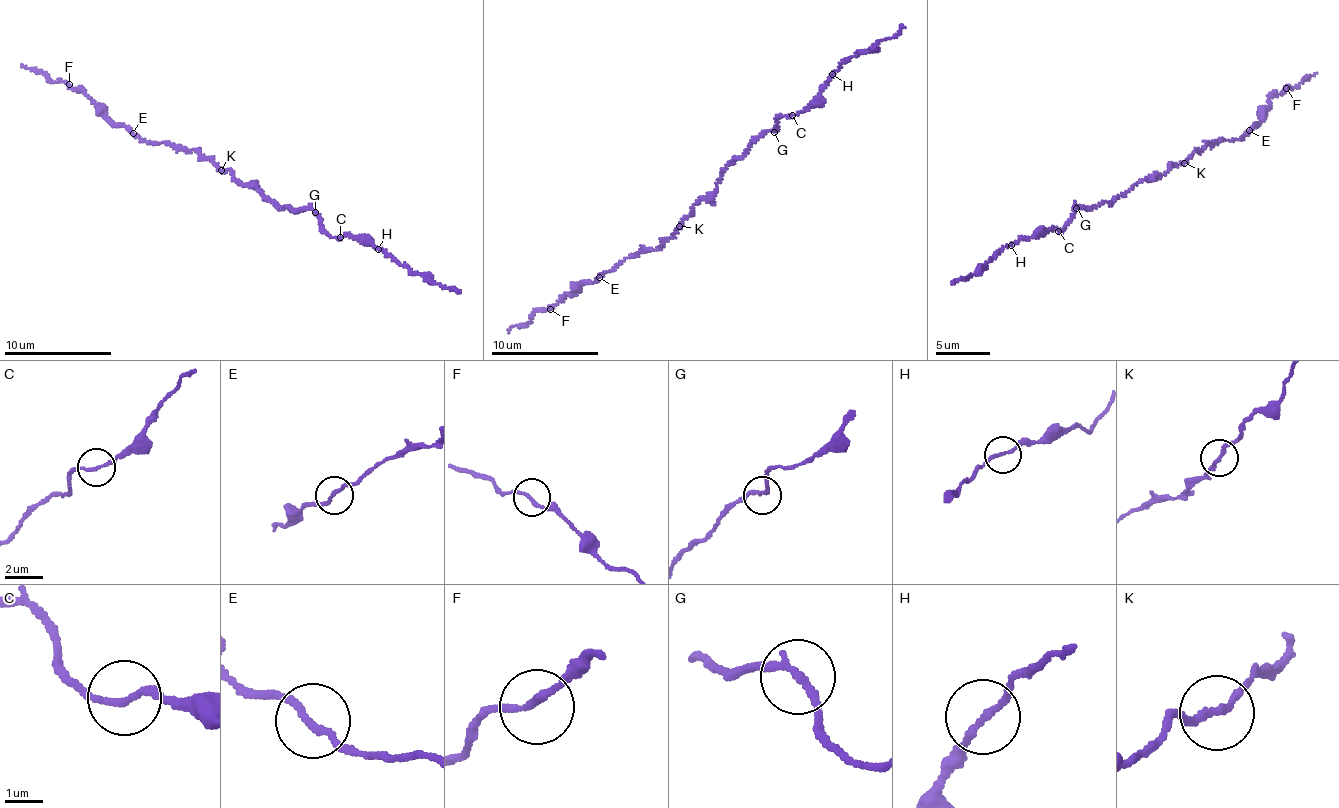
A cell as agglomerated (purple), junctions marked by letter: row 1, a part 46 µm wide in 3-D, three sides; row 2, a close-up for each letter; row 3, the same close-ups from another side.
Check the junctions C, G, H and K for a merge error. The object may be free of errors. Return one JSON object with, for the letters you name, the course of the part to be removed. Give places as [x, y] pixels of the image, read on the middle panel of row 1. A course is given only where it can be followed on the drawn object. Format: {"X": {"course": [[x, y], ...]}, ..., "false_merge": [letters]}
{"false_merge": []}

